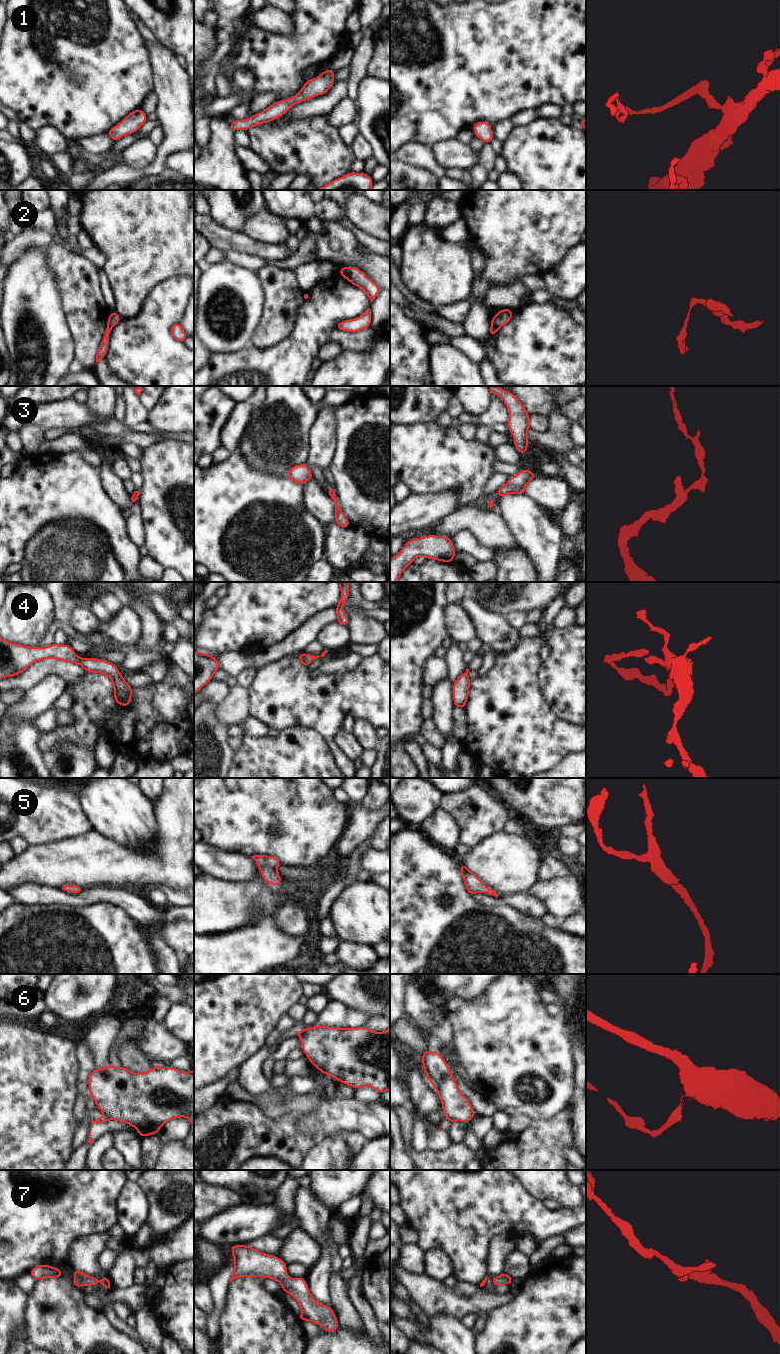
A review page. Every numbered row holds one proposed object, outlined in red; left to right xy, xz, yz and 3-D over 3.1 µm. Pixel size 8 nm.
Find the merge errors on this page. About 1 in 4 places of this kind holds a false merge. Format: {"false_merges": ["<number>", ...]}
{"false_merges": ["2", "6"]}

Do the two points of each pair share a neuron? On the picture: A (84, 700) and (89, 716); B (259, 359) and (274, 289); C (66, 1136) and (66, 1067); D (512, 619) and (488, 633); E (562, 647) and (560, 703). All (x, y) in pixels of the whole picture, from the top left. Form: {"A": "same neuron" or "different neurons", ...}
{"A": "same neuron", "B": "different neurons", "C": "same neuron", "D": "different neurons", "E": "same neuron"}

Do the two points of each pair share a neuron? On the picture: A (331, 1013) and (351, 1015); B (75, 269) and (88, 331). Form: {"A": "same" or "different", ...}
{"A": "same", "B": "same"}

